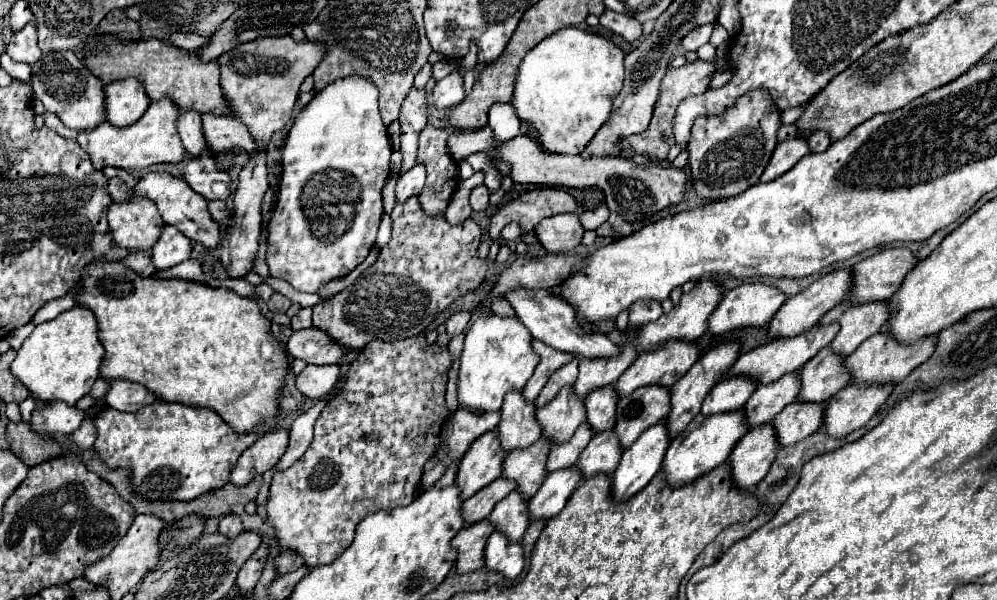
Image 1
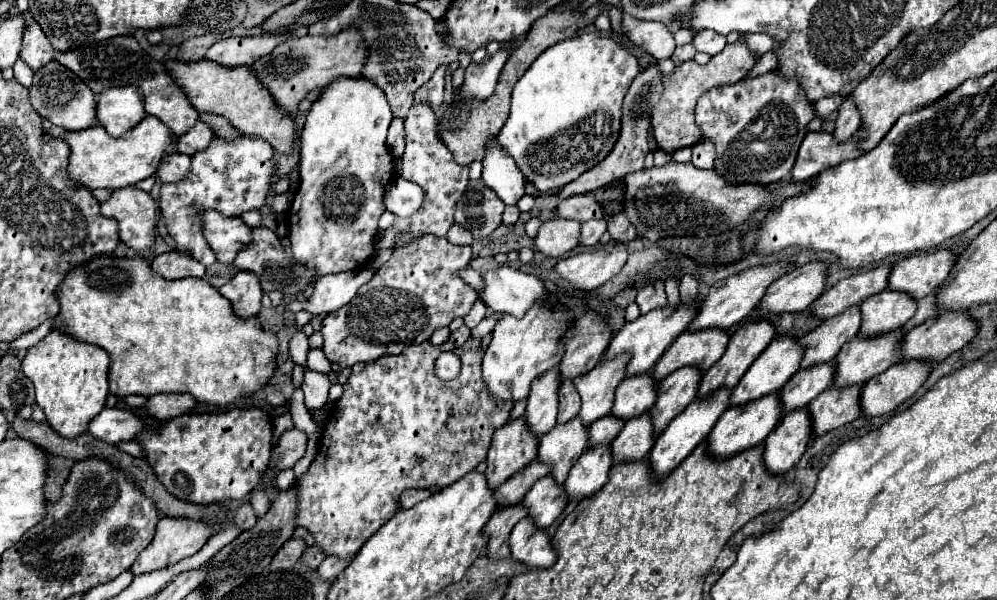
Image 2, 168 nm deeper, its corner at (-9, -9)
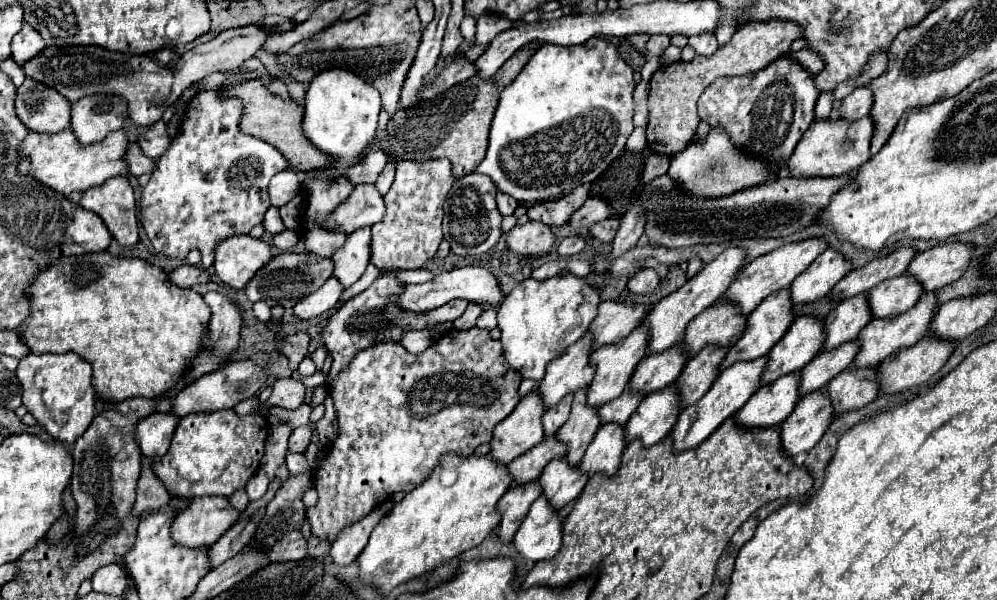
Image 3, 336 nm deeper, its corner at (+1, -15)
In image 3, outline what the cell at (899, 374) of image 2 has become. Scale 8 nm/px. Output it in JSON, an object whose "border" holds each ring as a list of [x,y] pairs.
{"border":[[[925,337],[913,347],[907,347],[895,355],[889,355],[881,365],[879,365],[879,383],[881,383],[881,393],[899,393],[905,389],[911,389],[913,385],[925,383],[931,375],[935,375],[951,357],[955,351],[957,343],[951,343],[947,339],[939,337]]]}

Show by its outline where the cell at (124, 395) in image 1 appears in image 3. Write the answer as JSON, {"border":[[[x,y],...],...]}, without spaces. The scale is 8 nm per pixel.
{"border":[[[239,359],[231,361],[227,367],[213,371],[209,375],[203,375],[195,383],[191,383],[187,389],[183,389],[177,397],[173,397],[173,413],[179,417],[185,417],[189,413],[199,413],[199,411],[221,411],[221,409],[231,409],[239,401],[253,397],[261,387],[267,383],[269,373],[261,369],[257,363],[251,359]]]}

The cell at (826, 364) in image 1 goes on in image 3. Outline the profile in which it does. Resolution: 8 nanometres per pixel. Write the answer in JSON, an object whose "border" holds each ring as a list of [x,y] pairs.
{"border":[[[931,293],[931,295],[921,295],[919,303],[915,303],[915,307],[905,311],[903,315],[897,315],[897,317],[891,317],[891,319],[879,319],[879,321],[873,319],[859,335],[861,351],[855,357],[851,367],[875,367],[885,357],[889,357],[891,353],[897,353],[897,351],[901,351],[905,347],[915,345],[919,339],[923,339],[927,335],[931,319],[935,315],[935,309],[937,309],[937,295]]]}

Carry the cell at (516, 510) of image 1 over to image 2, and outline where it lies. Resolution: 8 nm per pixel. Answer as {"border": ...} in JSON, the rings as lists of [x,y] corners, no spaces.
{"border":[[[549,475],[541,477],[541,481],[537,481],[537,485],[533,485],[521,501],[521,507],[527,511],[527,517],[535,523],[537,529],[547,529],[561,515],[565,505],[567,497],[563,487],[553,485]]]}

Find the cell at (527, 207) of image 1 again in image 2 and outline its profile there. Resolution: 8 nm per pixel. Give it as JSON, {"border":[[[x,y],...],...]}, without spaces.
{"border":[[[573,195],[563,199],[555,209],[557,219],[575,219],[579,223],[585,223],[589,219],[601,219],[601,207],[595,201],[593,195]]]}

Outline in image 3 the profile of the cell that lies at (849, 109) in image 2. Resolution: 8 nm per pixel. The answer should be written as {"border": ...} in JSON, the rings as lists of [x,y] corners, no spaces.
{"border":[[[859,87],[849,97],[843,99],[841,117],[847,119],[847,121],[857,121],[857,119],[869,115],[871,107],[873,107],[873,93],[871,93],[871,89]]]}

